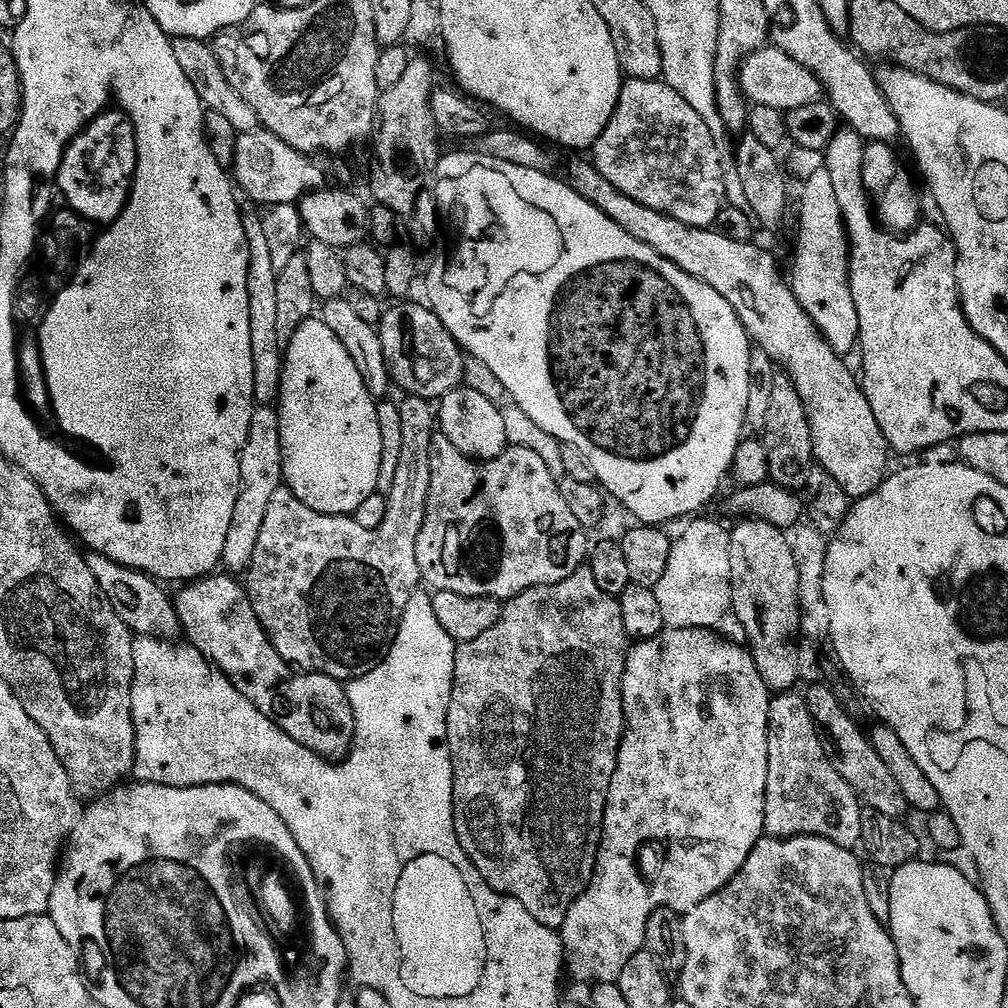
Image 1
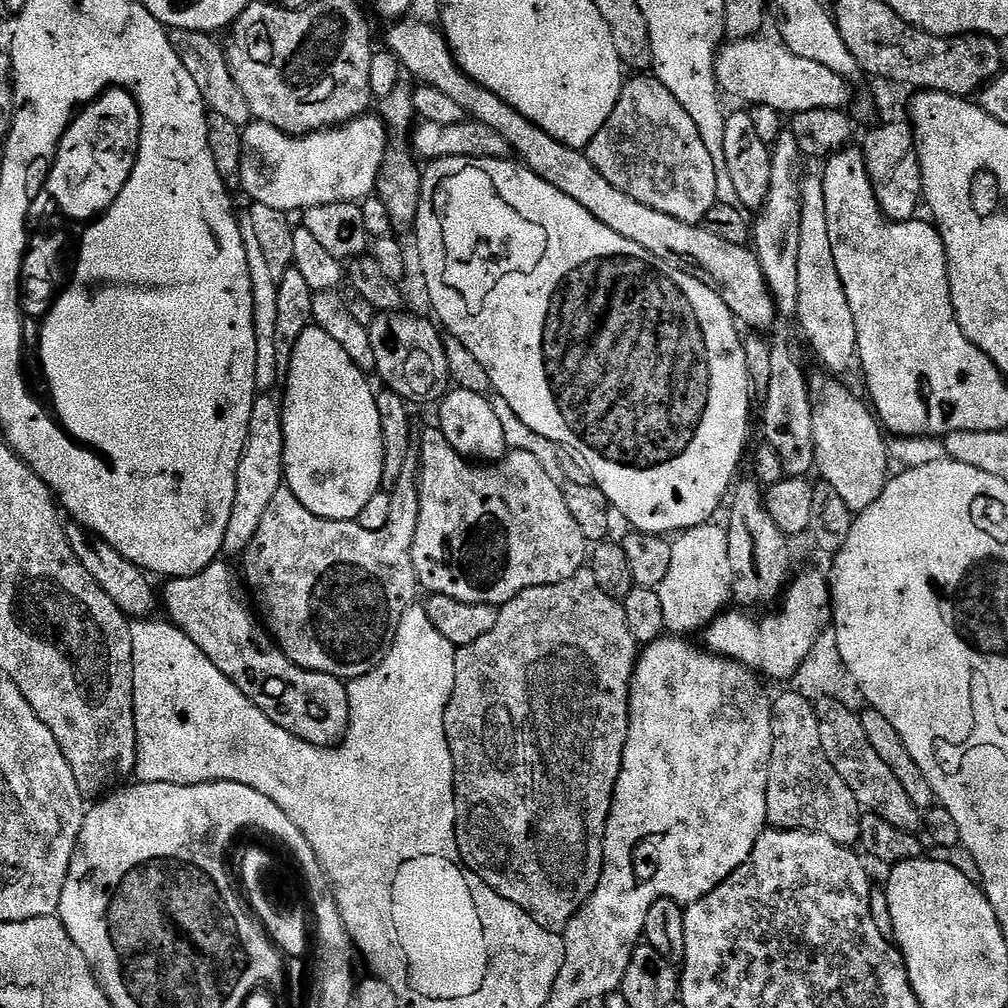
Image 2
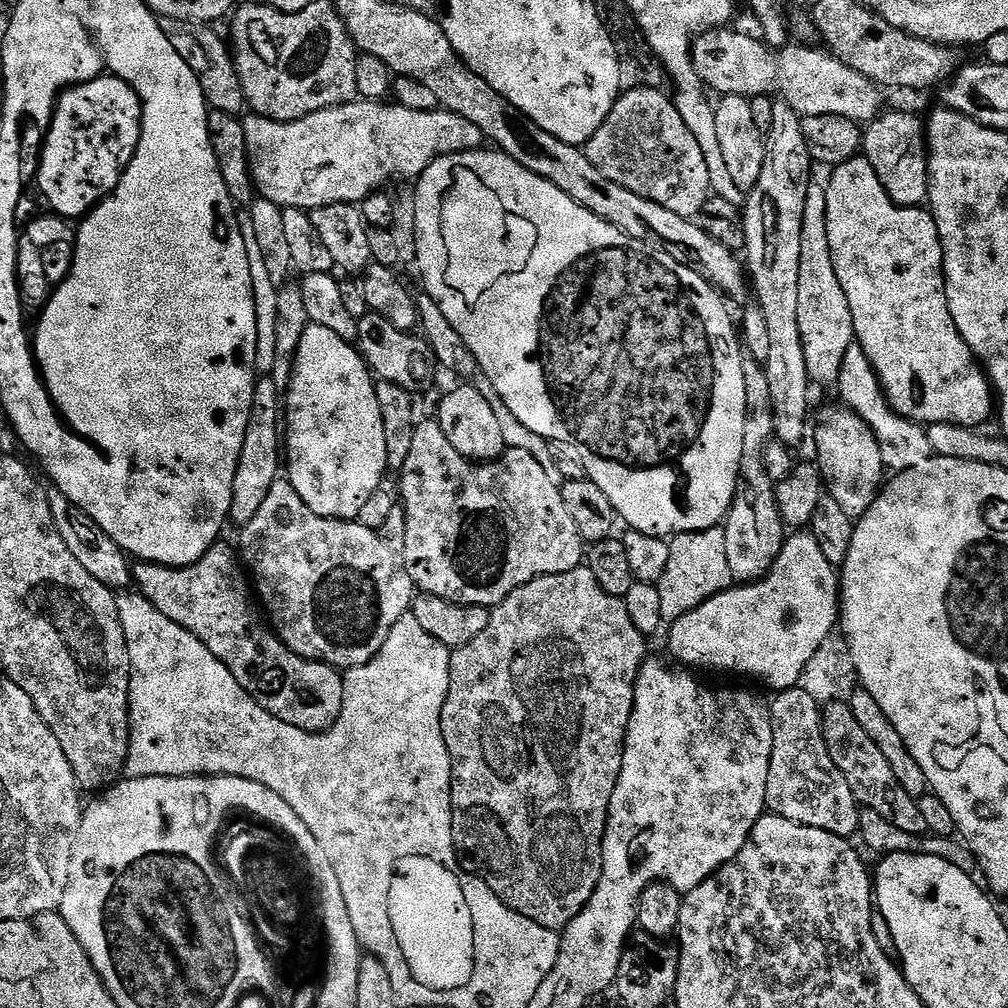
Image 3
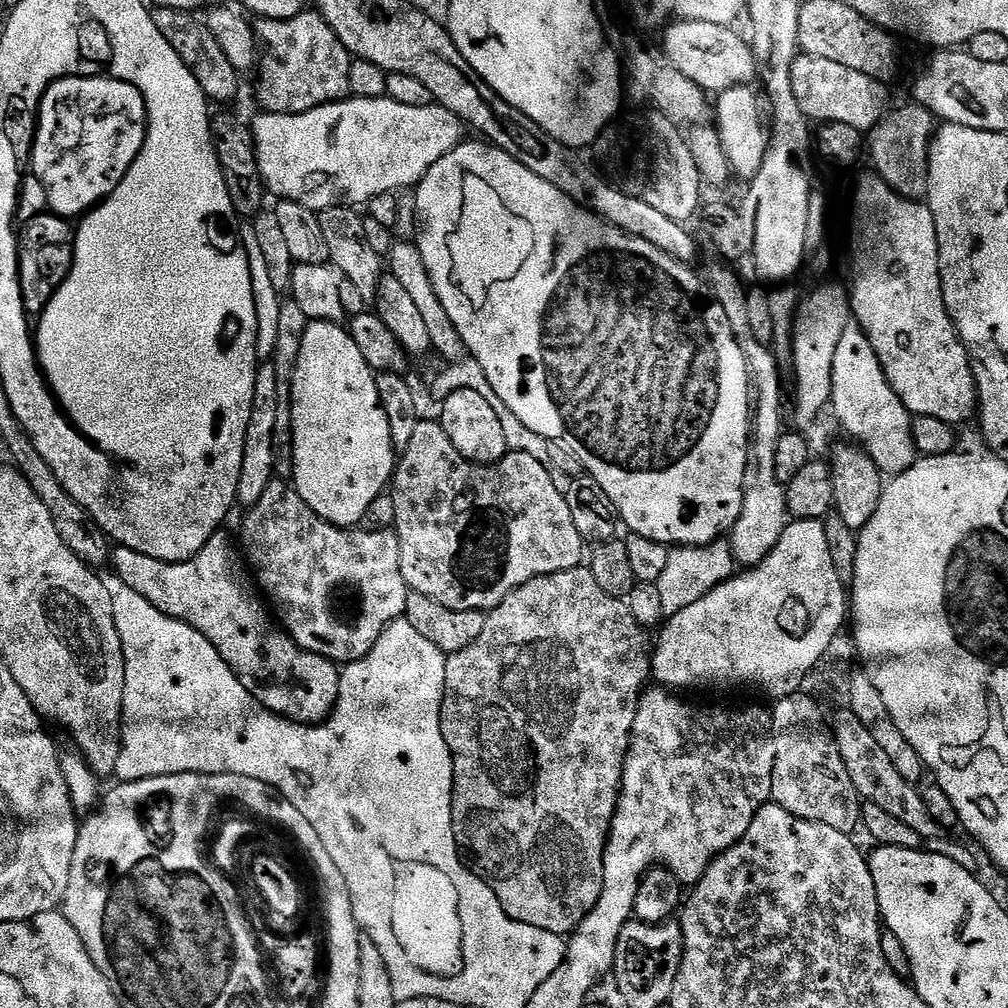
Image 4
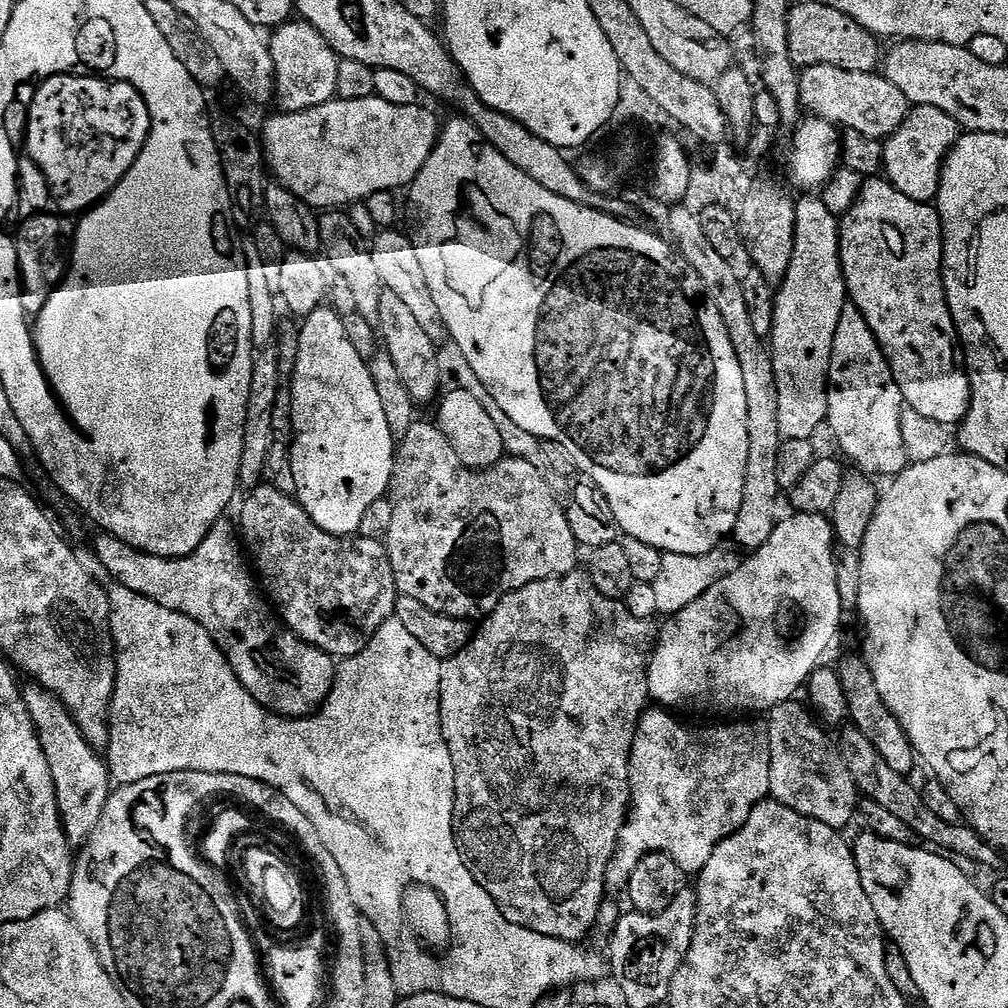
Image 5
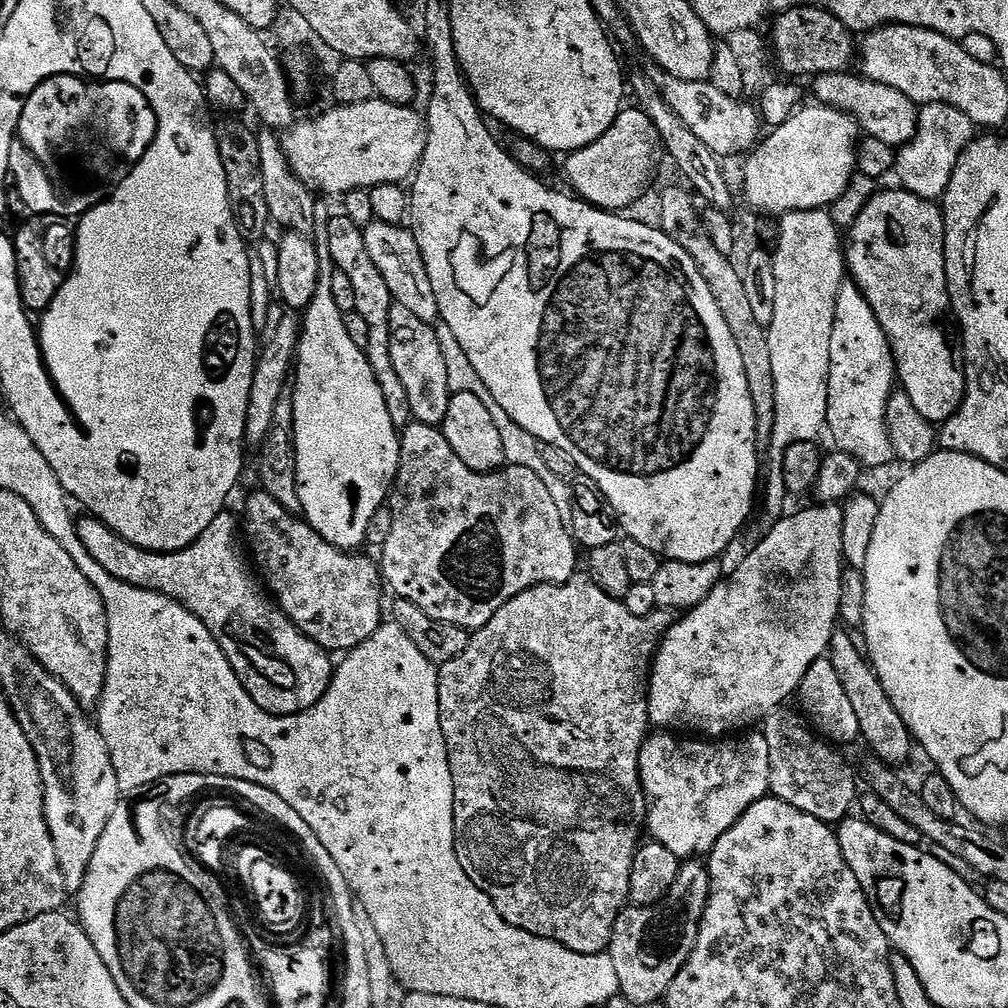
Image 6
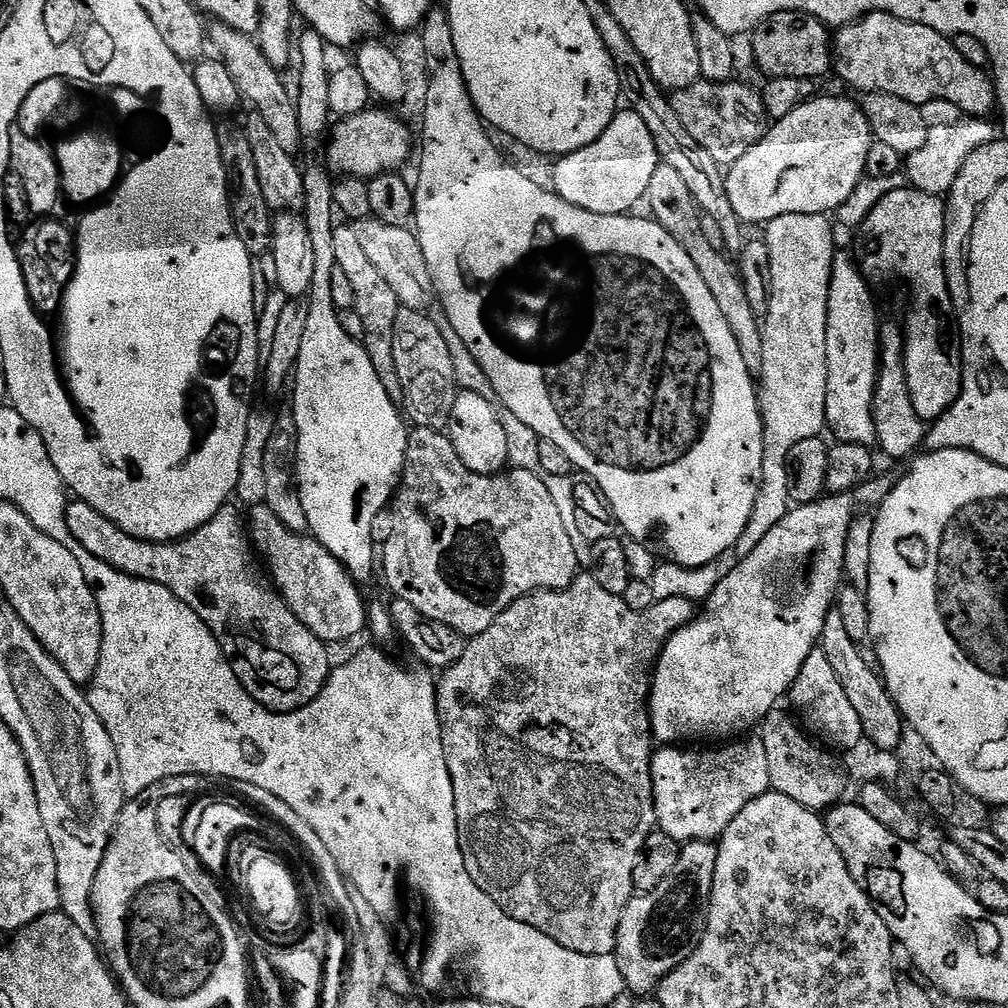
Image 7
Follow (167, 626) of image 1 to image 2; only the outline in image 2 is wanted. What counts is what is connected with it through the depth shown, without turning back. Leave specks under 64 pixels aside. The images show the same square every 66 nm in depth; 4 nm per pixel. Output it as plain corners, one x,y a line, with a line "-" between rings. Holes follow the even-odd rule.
65,523
64,533
66,542
70,542
70,550
74,550
74,558
78,558
78,562
82,562
86,570
90,570
90,578
94,578
94,582
98,582
98,586
102,586
102,590
110,594
110,598
124,611
125,616
148,618
155,613
152,611
158,608
158,592
157,589
156,592
152,589
152,584
148,581
151,580
149,573
139,568
134,562
127,560
122,554
118,554
114,546
110,546
81,524

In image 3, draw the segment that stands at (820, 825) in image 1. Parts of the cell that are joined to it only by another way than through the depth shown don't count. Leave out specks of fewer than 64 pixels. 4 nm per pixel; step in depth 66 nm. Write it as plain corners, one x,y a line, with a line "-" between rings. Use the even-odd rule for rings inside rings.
798,687
776,692
773,697
772,757
765,809
802,826
826,830
835,836
855,837
860,830
862,809
854,798
854,790
850,790
850,782
846,782
842,770
834,766
830,750
826,750
821,705

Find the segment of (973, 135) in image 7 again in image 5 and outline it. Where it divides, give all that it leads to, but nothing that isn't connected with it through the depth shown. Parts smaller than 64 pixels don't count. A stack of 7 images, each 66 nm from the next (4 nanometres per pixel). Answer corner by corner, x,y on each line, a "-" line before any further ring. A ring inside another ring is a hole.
915,105
900,129
884,141
883,171
886,178
899,192
906,194
906,198
935,201
945,159
961,135
957,120
938,110
938,106

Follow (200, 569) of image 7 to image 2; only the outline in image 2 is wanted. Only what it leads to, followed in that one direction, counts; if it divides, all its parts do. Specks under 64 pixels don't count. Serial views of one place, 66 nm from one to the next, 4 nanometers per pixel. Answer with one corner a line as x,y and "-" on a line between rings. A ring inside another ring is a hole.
217,562
206,566
193,576
177,576
169,579
168,584
162,588
162,608
165,608
167,619
181,628
194,646
246,694
282,730
294,734
300,740
310,742
314,746
330,748
340,743
348,734
348,719
350,718
350,702
348,701
348,690
345,681
339,680
337,676
322,674
314,670
306,670
293,664
286,658
286,654
276,645
275,640
266,631
263,623
258,619
257,613
248,609
248,604
236,593
236,576
232,568
223,562

